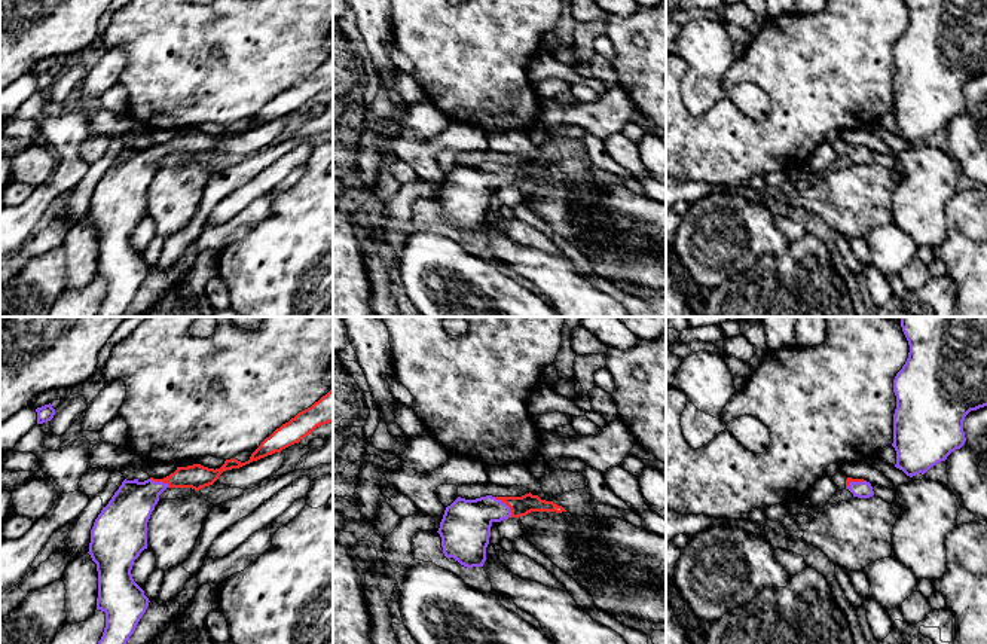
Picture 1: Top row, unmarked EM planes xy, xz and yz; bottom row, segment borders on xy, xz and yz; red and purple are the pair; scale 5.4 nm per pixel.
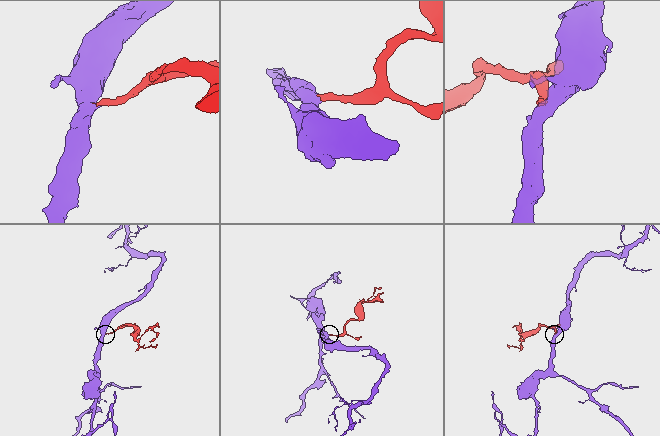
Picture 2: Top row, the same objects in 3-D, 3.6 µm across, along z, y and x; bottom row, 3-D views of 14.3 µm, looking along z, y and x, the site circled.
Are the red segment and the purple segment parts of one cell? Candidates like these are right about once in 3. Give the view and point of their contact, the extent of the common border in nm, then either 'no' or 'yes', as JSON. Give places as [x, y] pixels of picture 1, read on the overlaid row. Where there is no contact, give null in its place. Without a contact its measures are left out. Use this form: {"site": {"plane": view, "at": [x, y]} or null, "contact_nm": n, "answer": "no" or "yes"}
{"site": {"plane": "xz", "at": [506, 503]}, "contact_nm": 150, "answer": "yes"}

